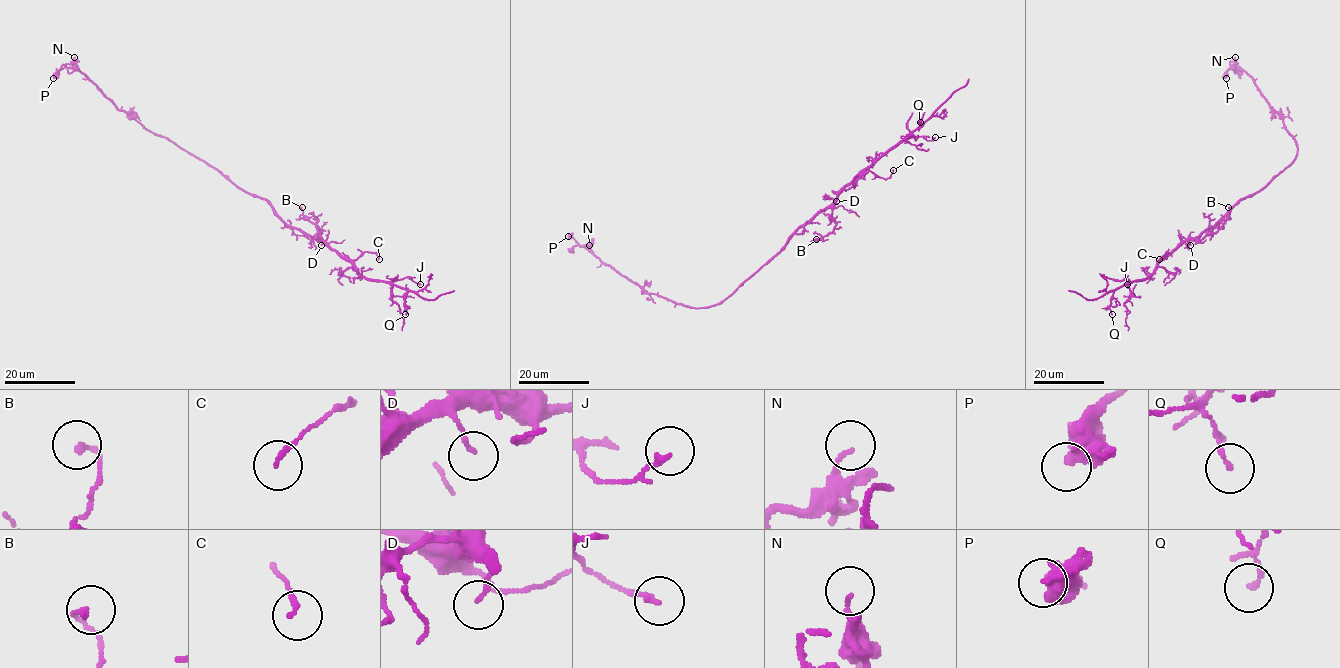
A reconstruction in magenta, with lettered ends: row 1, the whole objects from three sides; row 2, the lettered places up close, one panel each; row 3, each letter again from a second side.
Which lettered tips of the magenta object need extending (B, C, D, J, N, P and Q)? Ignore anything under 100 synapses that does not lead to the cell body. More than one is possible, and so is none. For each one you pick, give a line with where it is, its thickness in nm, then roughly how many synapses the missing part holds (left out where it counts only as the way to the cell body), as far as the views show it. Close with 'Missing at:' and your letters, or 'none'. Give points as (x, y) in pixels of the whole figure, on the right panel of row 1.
Missing at: none

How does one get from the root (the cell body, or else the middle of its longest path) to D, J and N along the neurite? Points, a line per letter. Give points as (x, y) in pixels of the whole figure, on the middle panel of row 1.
D: (774, 257), (801, 226), (836, 201)
J: (774, 257), (801, 226), (824, 211), (865, 168), (906, 139), (923, 136), (930, 141), (935, 137)
N: (774, 257), (718, 303), (691, 308), (646, 293), (605, 264), (589, 245)

